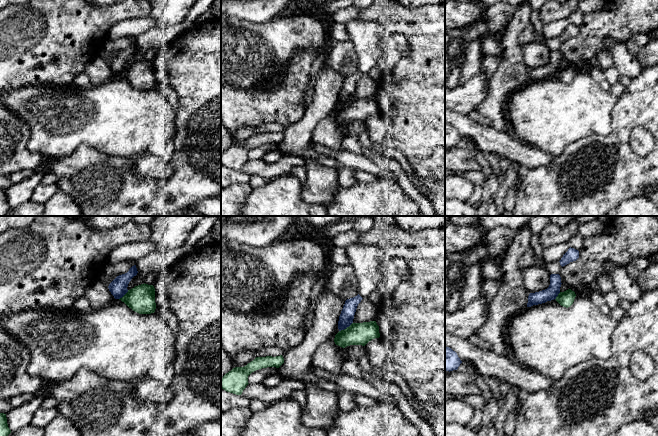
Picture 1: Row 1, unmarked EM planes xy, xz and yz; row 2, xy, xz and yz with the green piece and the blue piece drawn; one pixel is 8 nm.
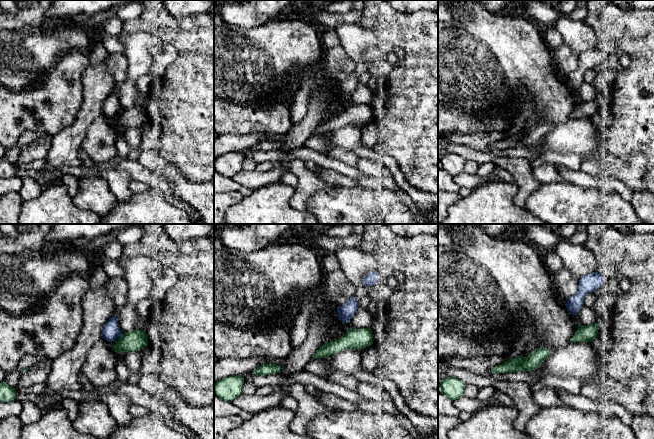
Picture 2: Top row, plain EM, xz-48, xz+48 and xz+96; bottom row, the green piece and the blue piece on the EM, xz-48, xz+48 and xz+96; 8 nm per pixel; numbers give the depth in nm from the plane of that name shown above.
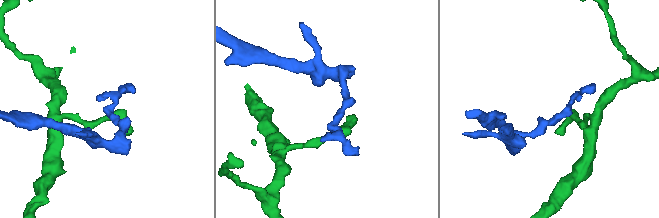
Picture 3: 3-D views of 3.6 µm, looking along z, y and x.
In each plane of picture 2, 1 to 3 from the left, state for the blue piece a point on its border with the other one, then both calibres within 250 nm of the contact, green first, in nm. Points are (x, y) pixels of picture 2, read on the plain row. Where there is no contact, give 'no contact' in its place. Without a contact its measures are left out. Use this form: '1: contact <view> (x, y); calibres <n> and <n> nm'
1: contact xz-48 (121, 112); calibres 170 and 140 nm
2: no contact
3: no contact

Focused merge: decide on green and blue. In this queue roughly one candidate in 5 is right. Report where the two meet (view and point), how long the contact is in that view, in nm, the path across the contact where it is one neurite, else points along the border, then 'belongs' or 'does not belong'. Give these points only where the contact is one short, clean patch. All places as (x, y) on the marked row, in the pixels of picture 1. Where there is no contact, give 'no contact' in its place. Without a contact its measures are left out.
xz (346, 328) | 130 nm | along xz (352, 322), (339, 331) | does not belong

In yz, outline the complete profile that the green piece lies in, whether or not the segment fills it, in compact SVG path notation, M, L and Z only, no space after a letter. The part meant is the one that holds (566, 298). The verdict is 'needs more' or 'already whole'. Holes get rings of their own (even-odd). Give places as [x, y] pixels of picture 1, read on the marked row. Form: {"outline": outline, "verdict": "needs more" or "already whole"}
{"outline": "M568 289L564 292L560 292L555 300L561 306L568 308L573 304L575 297L576 297L575 292L572 291L571 289Z", "verdict": "already whole"}

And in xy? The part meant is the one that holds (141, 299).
{"outline": "M145 283L128 290L119 300L139 314L151 314L156 309L155 288Z", "verdict": "already whole"}

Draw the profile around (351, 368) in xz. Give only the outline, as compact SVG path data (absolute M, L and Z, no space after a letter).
M345 360L342 366L342 373L355 378L362 378L362 369L358 362Z

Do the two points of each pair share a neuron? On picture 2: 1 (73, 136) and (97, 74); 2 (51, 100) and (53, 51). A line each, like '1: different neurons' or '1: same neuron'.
1: same neuron
2: different neurons

